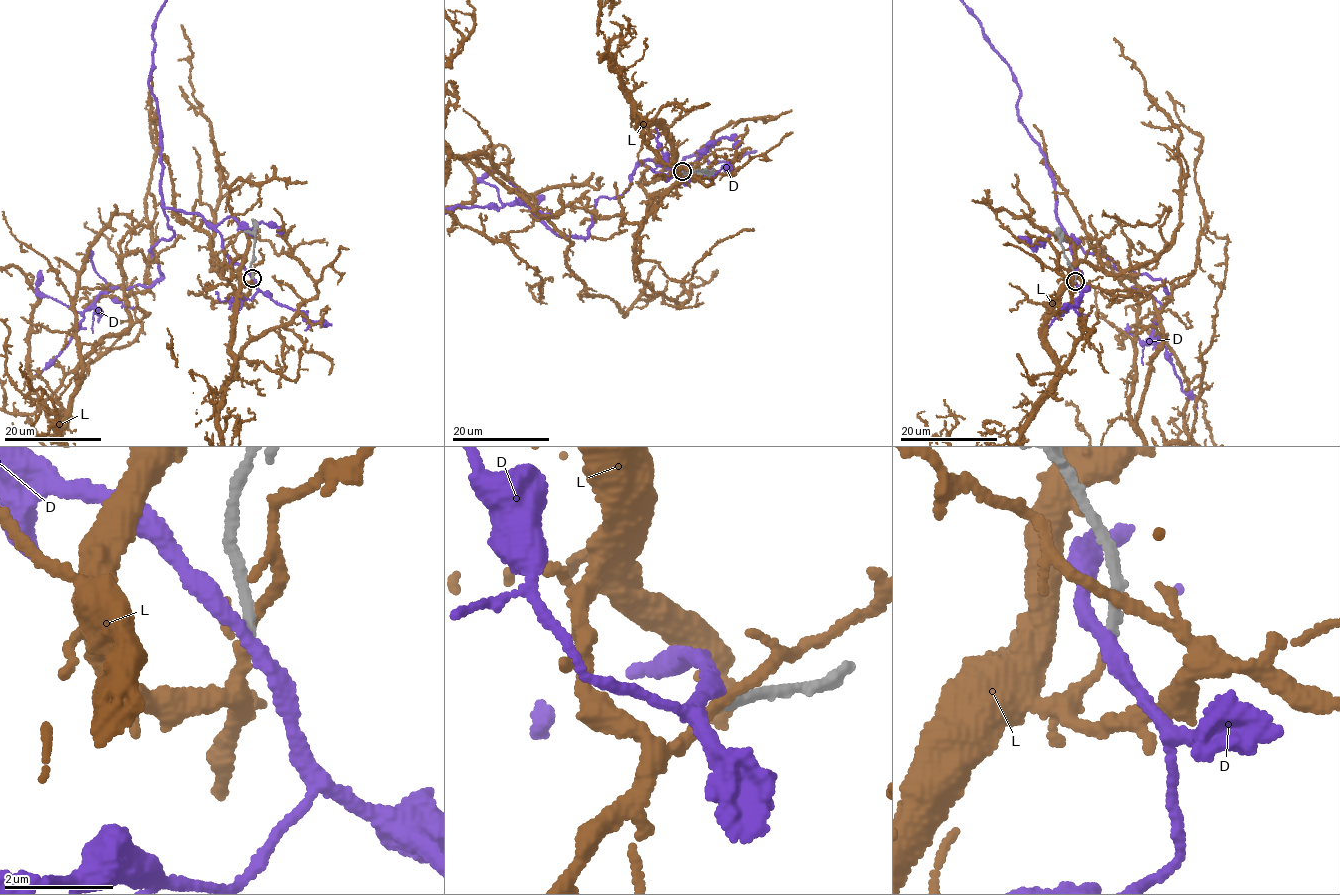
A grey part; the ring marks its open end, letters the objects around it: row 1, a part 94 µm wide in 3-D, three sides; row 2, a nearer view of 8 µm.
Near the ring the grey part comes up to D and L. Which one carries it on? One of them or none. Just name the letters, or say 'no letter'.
no letter

